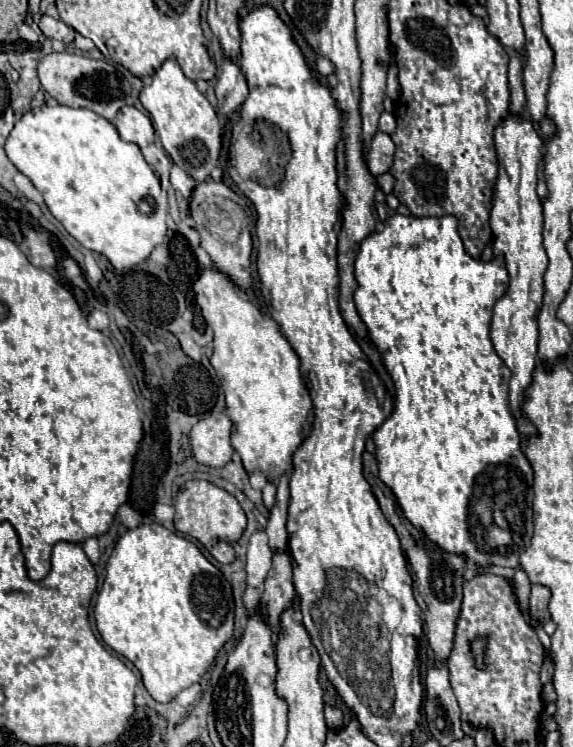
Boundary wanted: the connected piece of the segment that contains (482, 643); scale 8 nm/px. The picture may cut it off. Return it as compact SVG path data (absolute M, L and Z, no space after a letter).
M476 638L470 642L470 648L474 652L474 664L478 664L478 668L486 668L484 664L484 652L486 652L486 638Z

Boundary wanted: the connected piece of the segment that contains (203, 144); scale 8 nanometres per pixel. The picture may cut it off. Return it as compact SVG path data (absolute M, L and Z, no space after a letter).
M166 60L158 68L152 84L144 86L140 102L150 112L154 130L160 134L162 146L172 158L172 162L180 166L194 180L204 182L220 156L222 126L206 96L198 92L196 84L184 76L176 60Z

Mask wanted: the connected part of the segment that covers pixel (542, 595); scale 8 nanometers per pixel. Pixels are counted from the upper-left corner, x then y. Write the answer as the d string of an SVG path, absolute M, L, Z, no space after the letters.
M532 584L530 594L530 616L538 622L548 618L548 602L550 602L550 590L538 584Z

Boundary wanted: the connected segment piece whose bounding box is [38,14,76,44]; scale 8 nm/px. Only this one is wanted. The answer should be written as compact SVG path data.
M46 14L40 18L38 26L40 26L40 30L44 32L46 38L50 38L50 40L62 40L64 44L70 44L74 40L74 36L76 36L76 32L70 26L66 26L62 20L50 18Z

